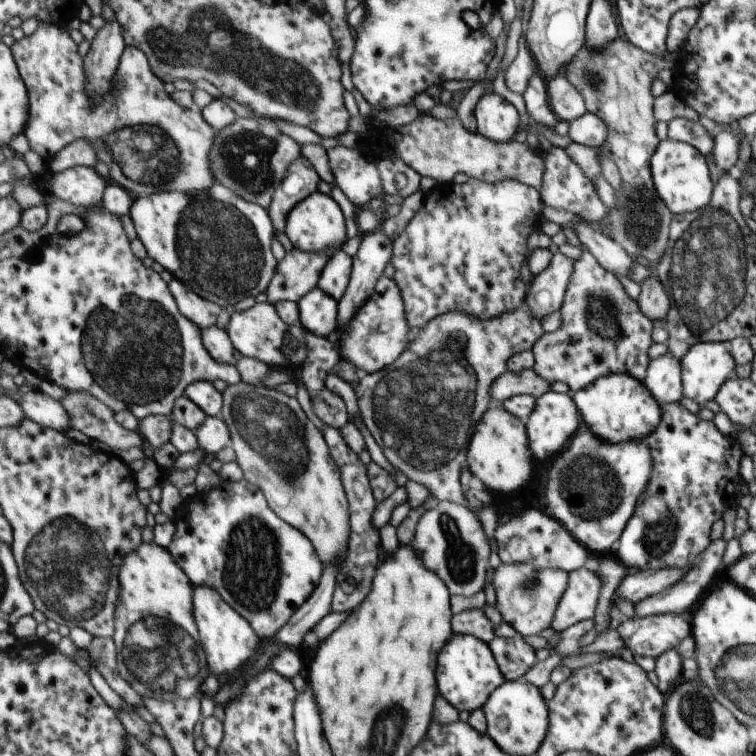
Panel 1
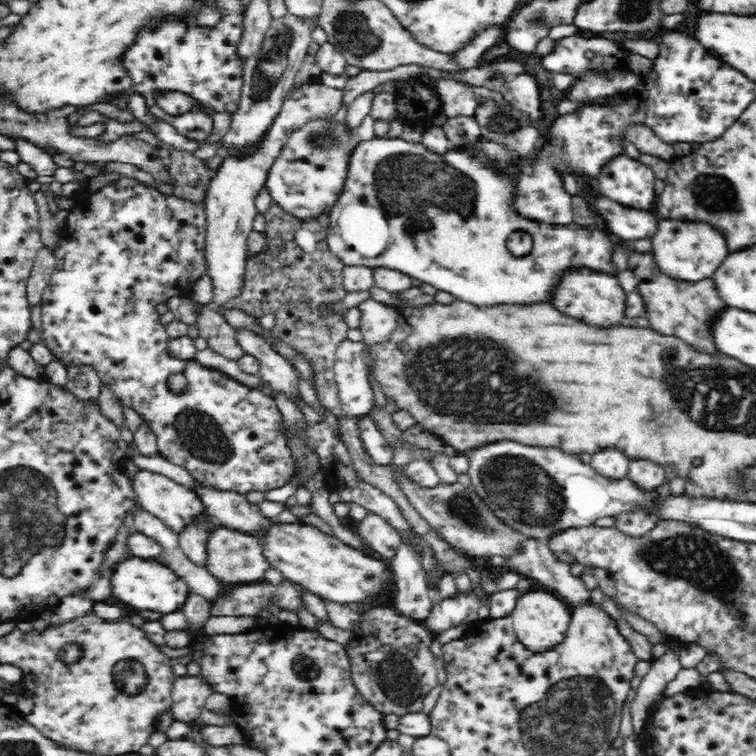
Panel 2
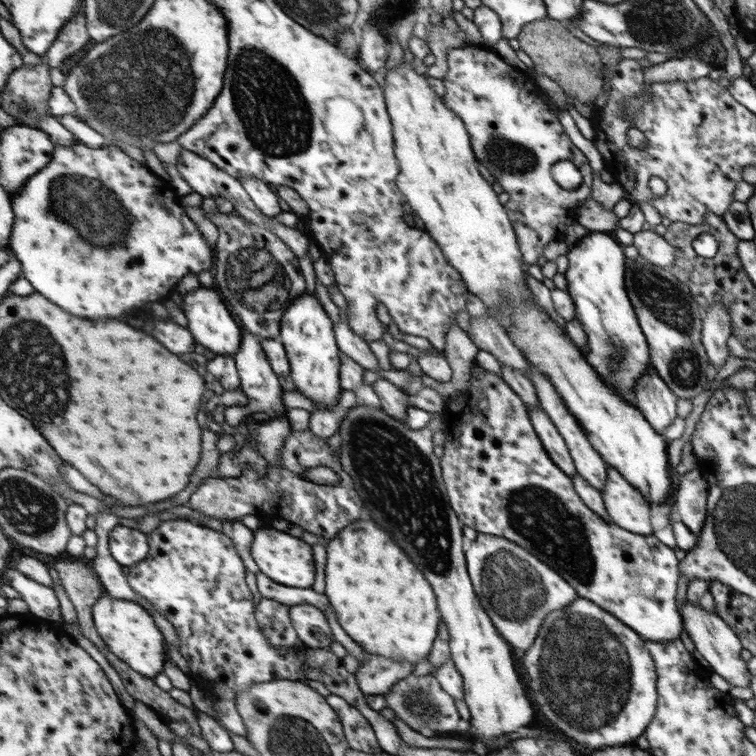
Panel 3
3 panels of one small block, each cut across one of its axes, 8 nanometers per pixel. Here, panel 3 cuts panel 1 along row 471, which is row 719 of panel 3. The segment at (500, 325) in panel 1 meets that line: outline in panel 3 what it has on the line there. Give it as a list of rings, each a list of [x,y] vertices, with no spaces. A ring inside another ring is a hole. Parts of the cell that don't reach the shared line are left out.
[[[410,674],[390,687],[390,691],[383,696],[386,707],[394,712],[394,716],[403,720],[412,730],[422,736],[433,738],[442,737],[442,734],[452,734],[458,730],[460,716],[456,712],[454,700],[448,691],[441,687],[434,675],[414,676]]]

